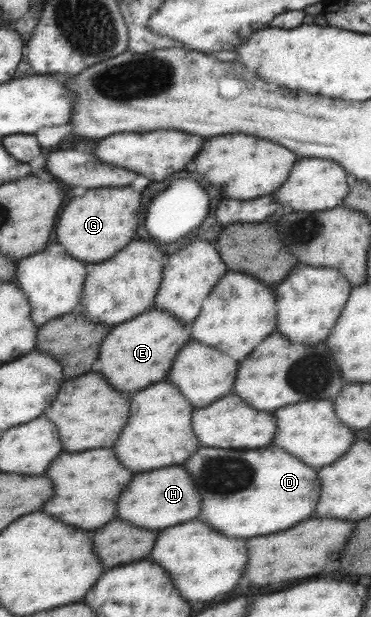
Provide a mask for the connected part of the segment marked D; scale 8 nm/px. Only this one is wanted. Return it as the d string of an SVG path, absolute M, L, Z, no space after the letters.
M274 444L264 450L222 450L200 446L183 464L190 476L194 476L198 494L202 478L202 514L199 518L230 538L254 538L292 528L300 520L312 516L322 491L314 468L304 466L296 456L292 458L286 450Z

